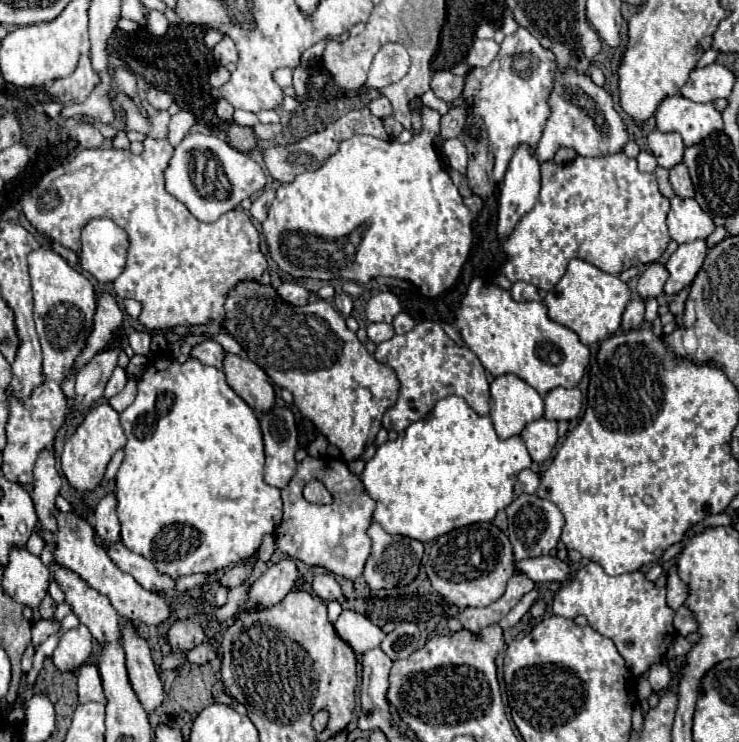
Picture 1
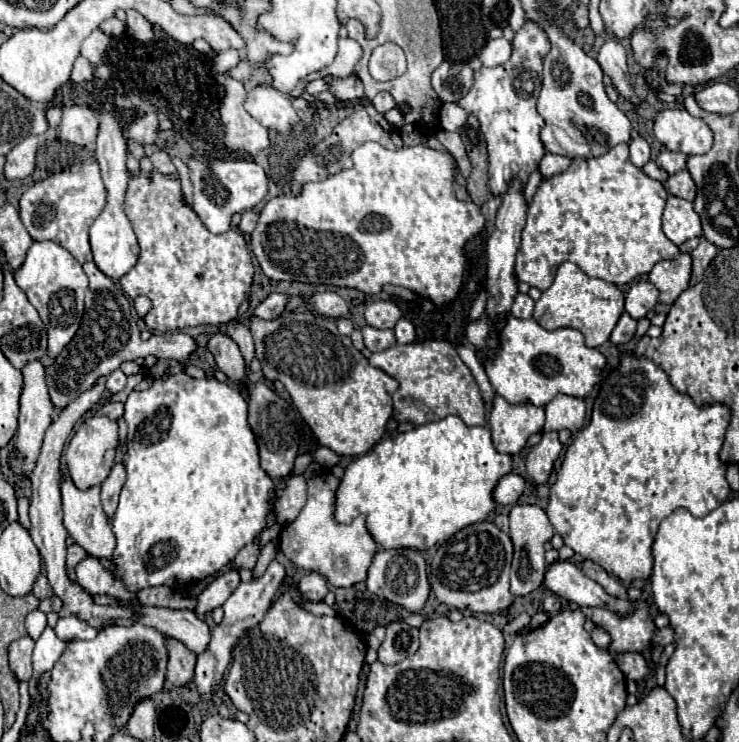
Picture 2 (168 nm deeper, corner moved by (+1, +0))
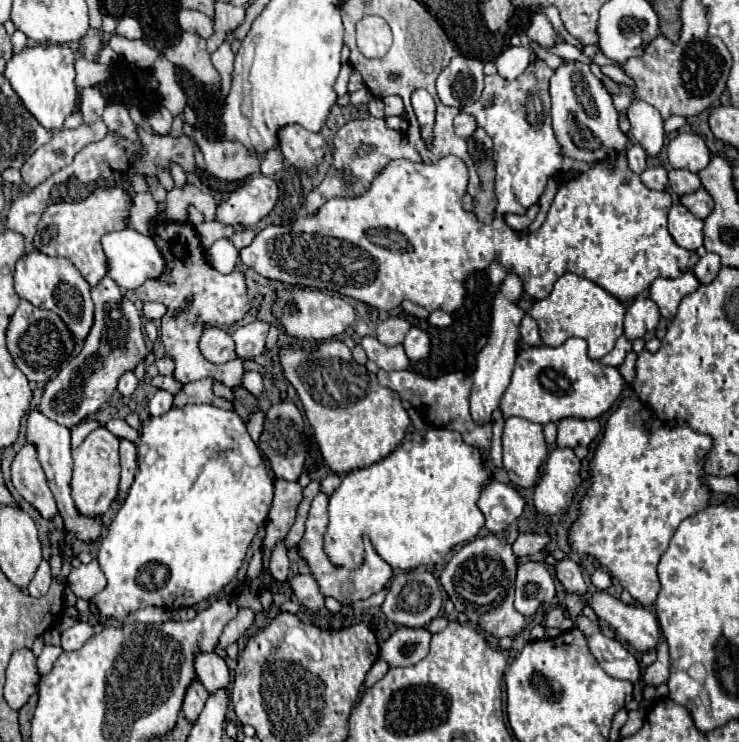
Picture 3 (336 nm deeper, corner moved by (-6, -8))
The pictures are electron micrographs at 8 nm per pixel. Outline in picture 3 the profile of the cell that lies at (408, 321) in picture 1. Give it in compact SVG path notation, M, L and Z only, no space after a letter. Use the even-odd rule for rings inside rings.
M411 327L405 335L403 347L411 361L421 361L429 355L429 335L419 327Z

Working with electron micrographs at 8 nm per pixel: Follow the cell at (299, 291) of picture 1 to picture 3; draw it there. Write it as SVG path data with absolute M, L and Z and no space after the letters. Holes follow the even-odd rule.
M253 321L249 325L239 327L231 337L235 339L235 351L241 359L249 357L259 357L265 349L265 339L267 339L269 323L265 321Z

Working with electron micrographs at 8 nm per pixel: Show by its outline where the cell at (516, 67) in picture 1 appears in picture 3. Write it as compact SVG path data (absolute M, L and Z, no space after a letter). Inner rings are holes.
M531 59L527 71L513 81L501 75L487 75L485 89L479 101L465 107L469 115L475 117L477 125L487 131L493 139L495 151L495 195L497 195L497 215L505 213L525 213L531 205L539 201L547 179L561 171L573 171L579 167L561 155L559 143L551 129L551 103L549 103L549 79L553 69L541 61Z

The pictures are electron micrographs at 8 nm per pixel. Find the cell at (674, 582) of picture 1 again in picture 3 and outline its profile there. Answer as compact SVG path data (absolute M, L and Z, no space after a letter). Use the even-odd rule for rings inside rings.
M661 639L659 647L657 647L657 661L645 669L643 681L647 685L657 687L657 685L665 683L667 677L669 677L669 645L667 645L665 639Z

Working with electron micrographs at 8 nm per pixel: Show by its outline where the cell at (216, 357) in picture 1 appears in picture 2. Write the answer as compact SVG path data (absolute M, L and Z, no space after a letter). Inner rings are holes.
M94 263L84 265L84 273L88 275L90 289L86 295L86 311L82 315L80 329L76 331L72 343L46 367L46 385L50 393L50 401L54 407L64 409L84 391L94 387L96 379L110 375L124 361L144 359L146 355L156 355L164 359L186 359L196 343L186 333L160 333L152 335L150 341L142 341L136 319L132 317L132 307L122 287L106 277Z

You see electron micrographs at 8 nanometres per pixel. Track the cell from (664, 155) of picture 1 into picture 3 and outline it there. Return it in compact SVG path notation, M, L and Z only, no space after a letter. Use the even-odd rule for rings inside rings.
M671 169L669 185L671 185L671 191L675 191L677 195L687 195L691 191L697 191L701 187L701 181L699 181L699 175L689 169Z

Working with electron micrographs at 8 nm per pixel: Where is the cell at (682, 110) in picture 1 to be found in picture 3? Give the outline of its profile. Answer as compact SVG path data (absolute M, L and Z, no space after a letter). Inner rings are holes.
M683 131L675 139L671 139L667 145L667 155L669 155L671 167L689 169L695 173L699 173L703 167L707 167L707 163L711 159L705 139L691 131Z

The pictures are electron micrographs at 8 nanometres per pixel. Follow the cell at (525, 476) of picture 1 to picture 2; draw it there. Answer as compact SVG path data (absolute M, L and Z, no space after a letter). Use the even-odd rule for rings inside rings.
M508 473L496 483L492 497L498 505L516 505L522 491L524 491L524 479L516 473Z

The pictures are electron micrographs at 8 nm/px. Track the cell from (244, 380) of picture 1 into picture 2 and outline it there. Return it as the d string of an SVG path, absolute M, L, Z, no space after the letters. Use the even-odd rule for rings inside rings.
M212 333L208 337L208 349L214 355L218 369L224 371L232 383L240 385L246 375L246 365L236 341L230 339L226 333Z

